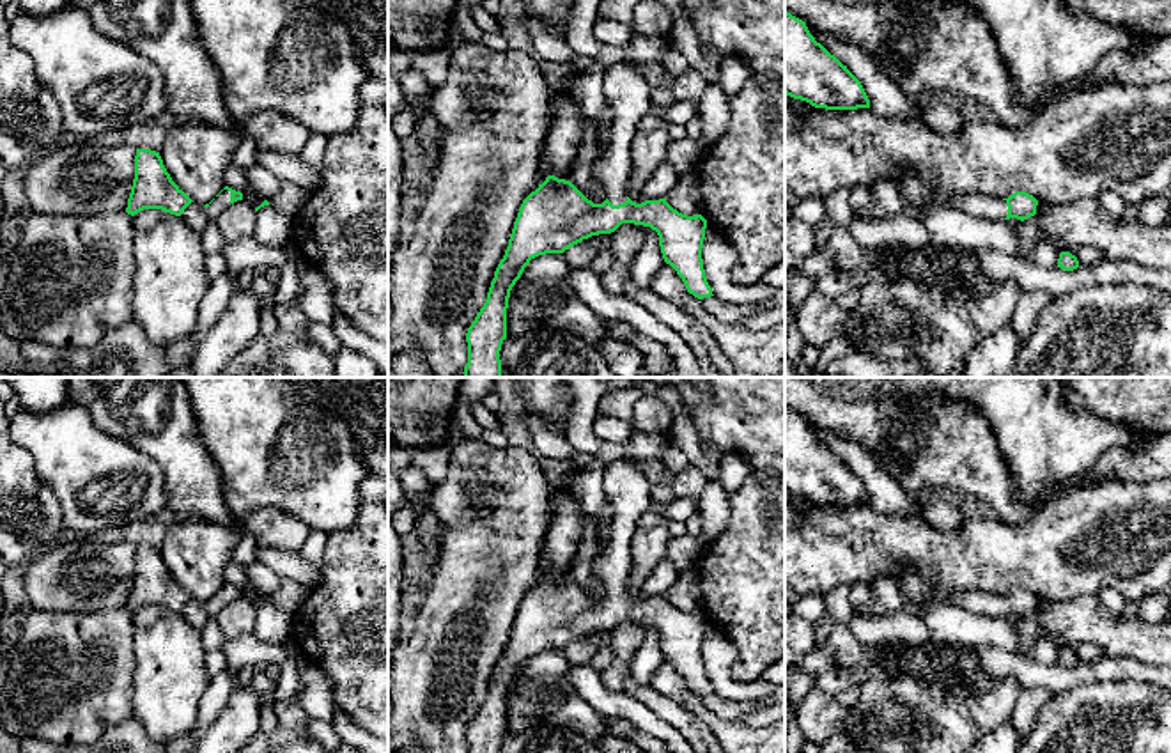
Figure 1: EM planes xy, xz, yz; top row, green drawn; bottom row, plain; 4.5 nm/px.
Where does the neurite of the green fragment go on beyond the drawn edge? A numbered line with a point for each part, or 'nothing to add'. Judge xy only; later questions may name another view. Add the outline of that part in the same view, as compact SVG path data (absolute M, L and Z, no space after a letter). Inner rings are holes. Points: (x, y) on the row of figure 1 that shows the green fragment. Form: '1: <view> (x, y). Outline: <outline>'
1: xy (222, 201). Outline: M223 190L214 200L209 204L207 216L214 220L225 207L230 204L230 191Z

